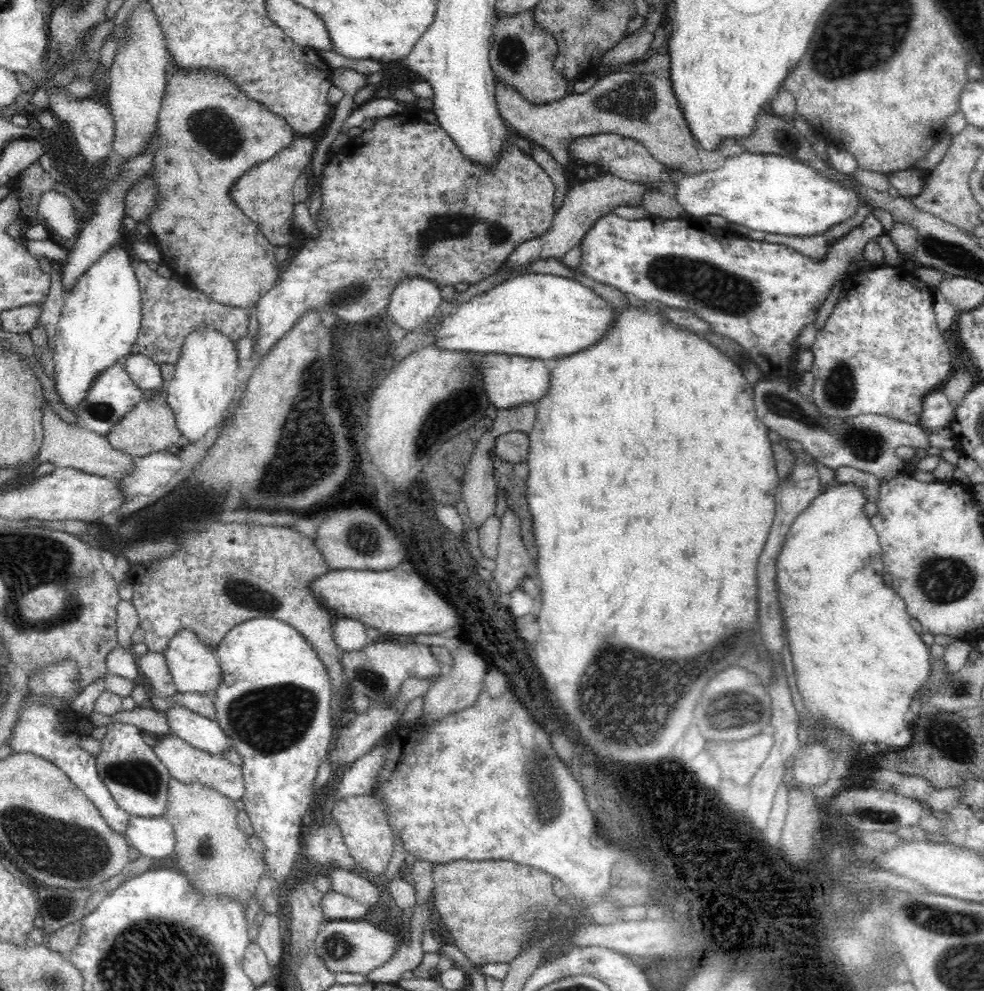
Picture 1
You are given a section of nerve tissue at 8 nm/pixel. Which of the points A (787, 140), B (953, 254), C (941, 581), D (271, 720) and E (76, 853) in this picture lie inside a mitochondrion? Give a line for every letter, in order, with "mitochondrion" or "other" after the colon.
A: other
B: mitochondrion
C: mitochondrion
D: mitochondrion
E: mitochondrion

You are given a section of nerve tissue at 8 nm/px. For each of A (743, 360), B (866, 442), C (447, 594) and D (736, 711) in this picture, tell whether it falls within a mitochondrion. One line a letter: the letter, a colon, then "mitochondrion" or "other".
A: other
B: mitochondrion
C: other
D: mitochondrion

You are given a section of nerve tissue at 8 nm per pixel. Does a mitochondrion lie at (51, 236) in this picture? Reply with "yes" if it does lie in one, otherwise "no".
no

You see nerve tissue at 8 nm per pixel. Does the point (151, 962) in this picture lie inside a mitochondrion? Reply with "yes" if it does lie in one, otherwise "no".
yes

